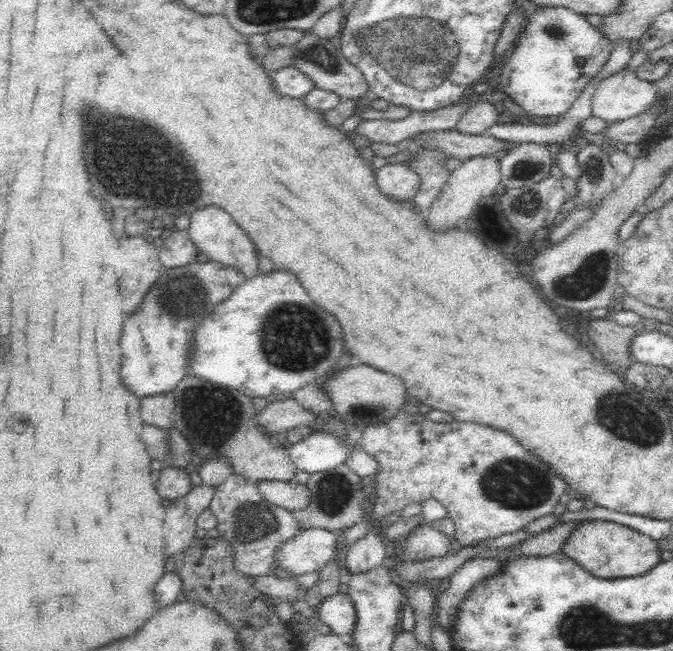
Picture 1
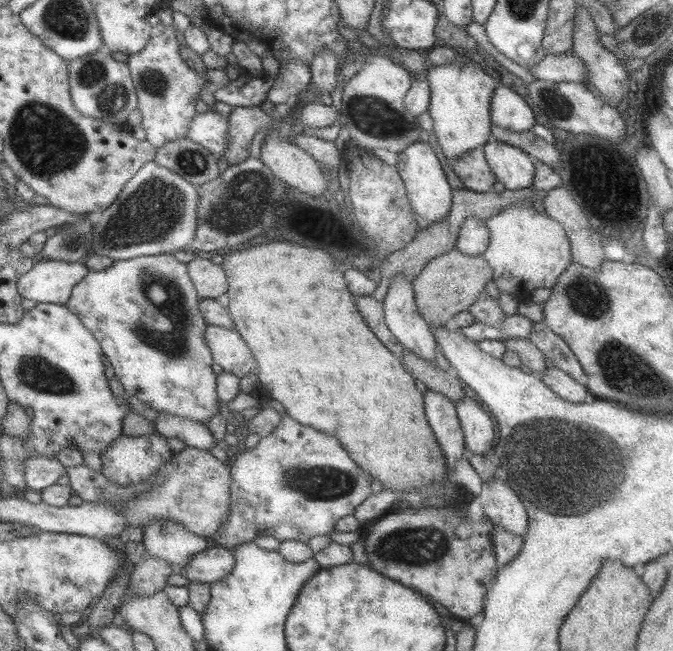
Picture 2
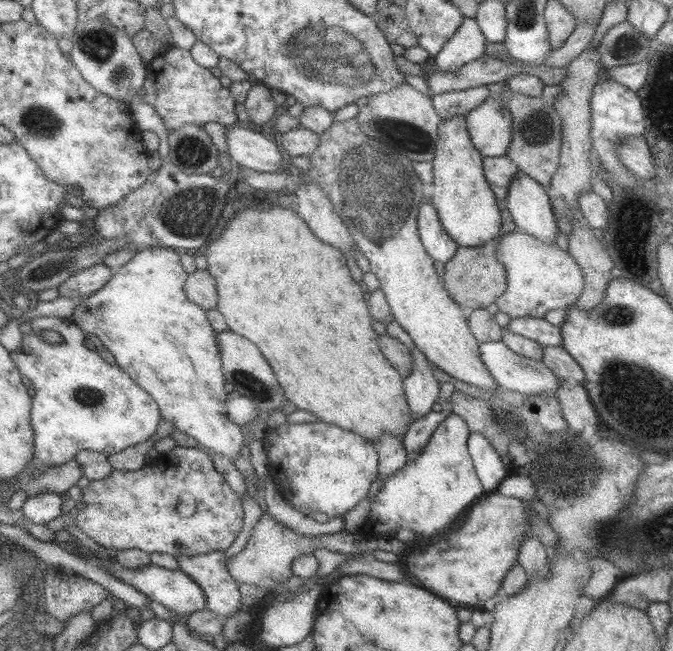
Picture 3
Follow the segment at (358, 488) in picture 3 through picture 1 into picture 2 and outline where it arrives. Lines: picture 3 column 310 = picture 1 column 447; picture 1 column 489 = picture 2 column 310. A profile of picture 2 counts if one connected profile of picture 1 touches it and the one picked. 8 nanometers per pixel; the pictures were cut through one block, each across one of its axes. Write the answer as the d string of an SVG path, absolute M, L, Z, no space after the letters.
M285 412L280 424L251 449L245 449L230 465L230 516L222 528L210 536L211 545L235 548L264 534L284 540L307 542L316 535L334 531L337 520L355 514L356 508L371 494L370 473L358 466L338 439L310 426L300 424Z

